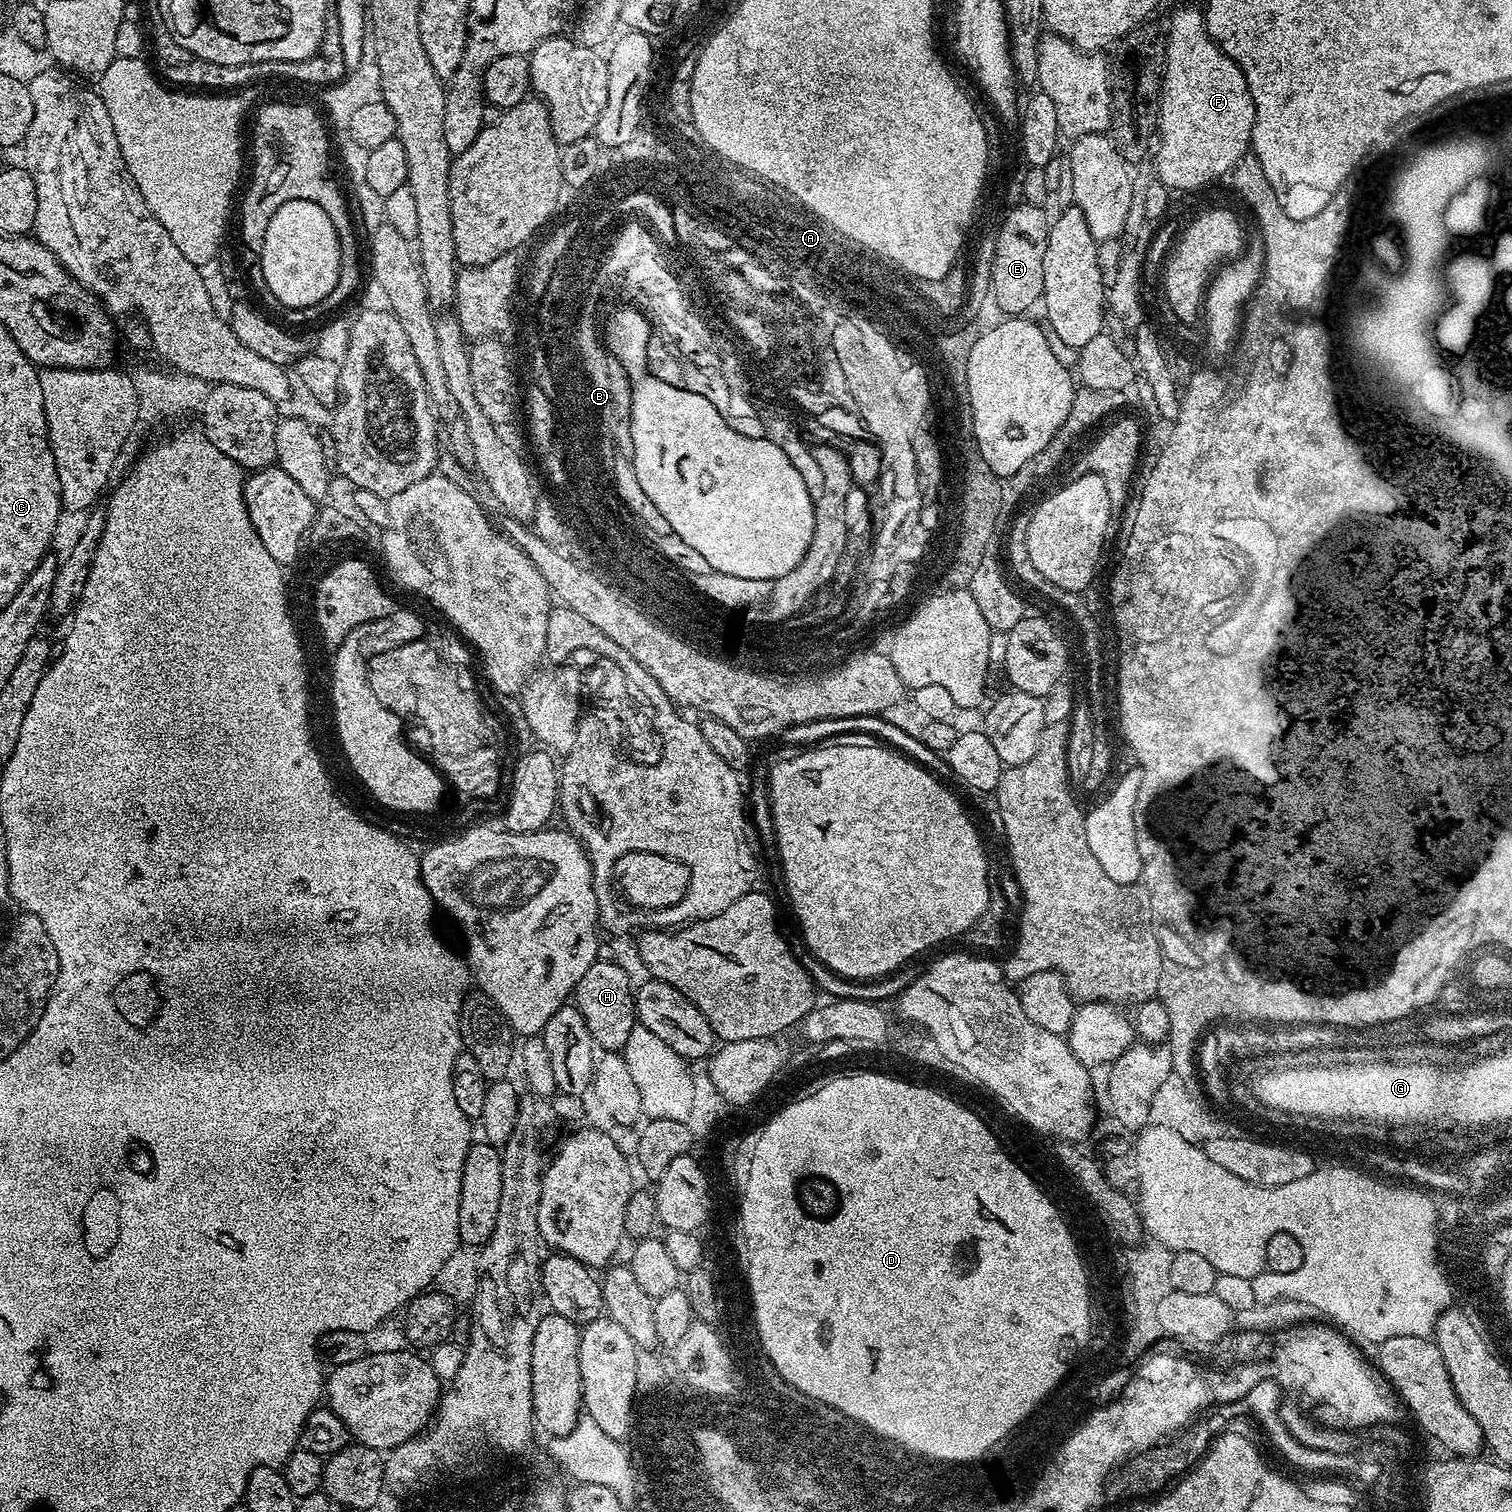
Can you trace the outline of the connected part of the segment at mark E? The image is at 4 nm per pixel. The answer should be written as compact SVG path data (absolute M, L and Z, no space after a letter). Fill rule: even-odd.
M1020 202L1009 209L1004 220L996 229L997 240L994 246L991 299L1003 308L1021 308L1025 314L1041 303L1044 295L1044 275L1042 262L1046 258L1046 242L1050 216L1039 204Z

